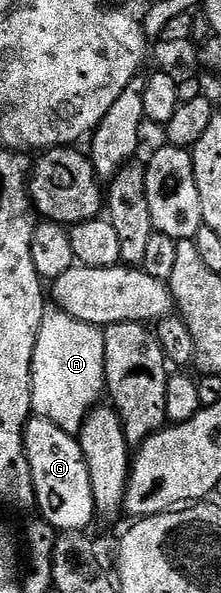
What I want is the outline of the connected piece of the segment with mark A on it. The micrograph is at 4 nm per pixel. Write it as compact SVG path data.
M60 310L46 311L35 342L30 382L33 412L67 433L78 433L90 407L89 395L105 388L105 337L102 329L96 324L71 318L71 314Z

